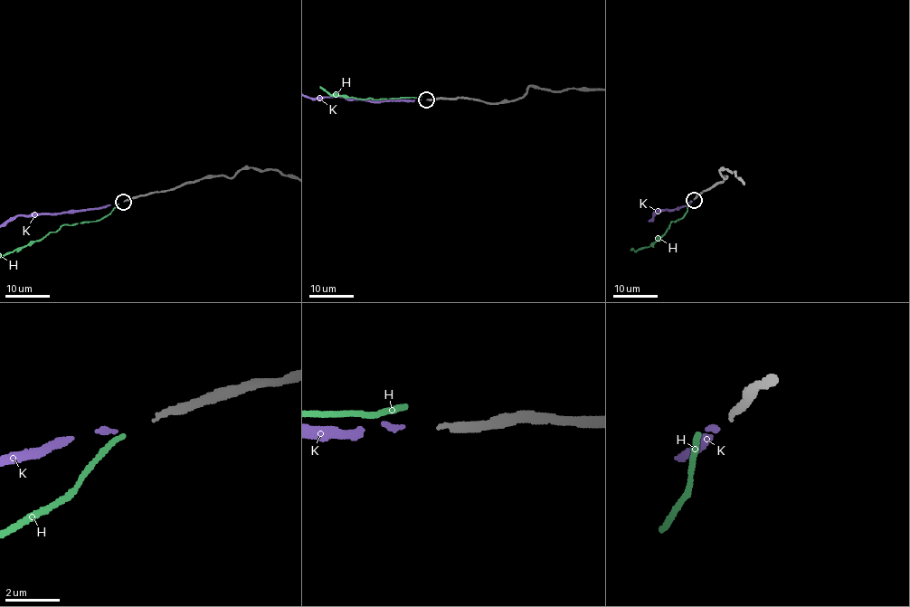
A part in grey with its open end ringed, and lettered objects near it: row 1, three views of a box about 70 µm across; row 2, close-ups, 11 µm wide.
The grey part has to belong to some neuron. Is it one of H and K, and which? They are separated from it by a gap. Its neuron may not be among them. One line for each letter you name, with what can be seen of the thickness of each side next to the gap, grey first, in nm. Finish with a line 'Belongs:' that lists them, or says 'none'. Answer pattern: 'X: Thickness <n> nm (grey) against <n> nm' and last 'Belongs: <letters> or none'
K: Thickness 170 nm (grey) against 190 nm
Belongs: K

